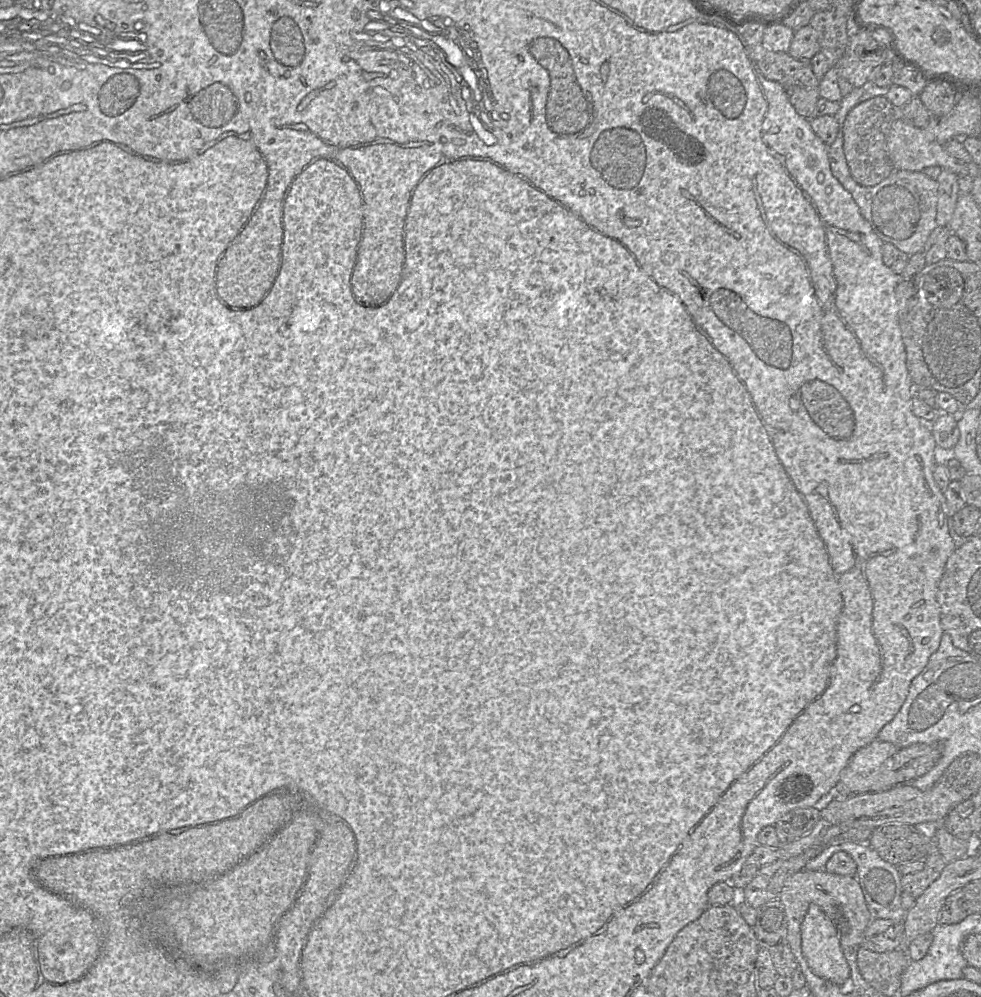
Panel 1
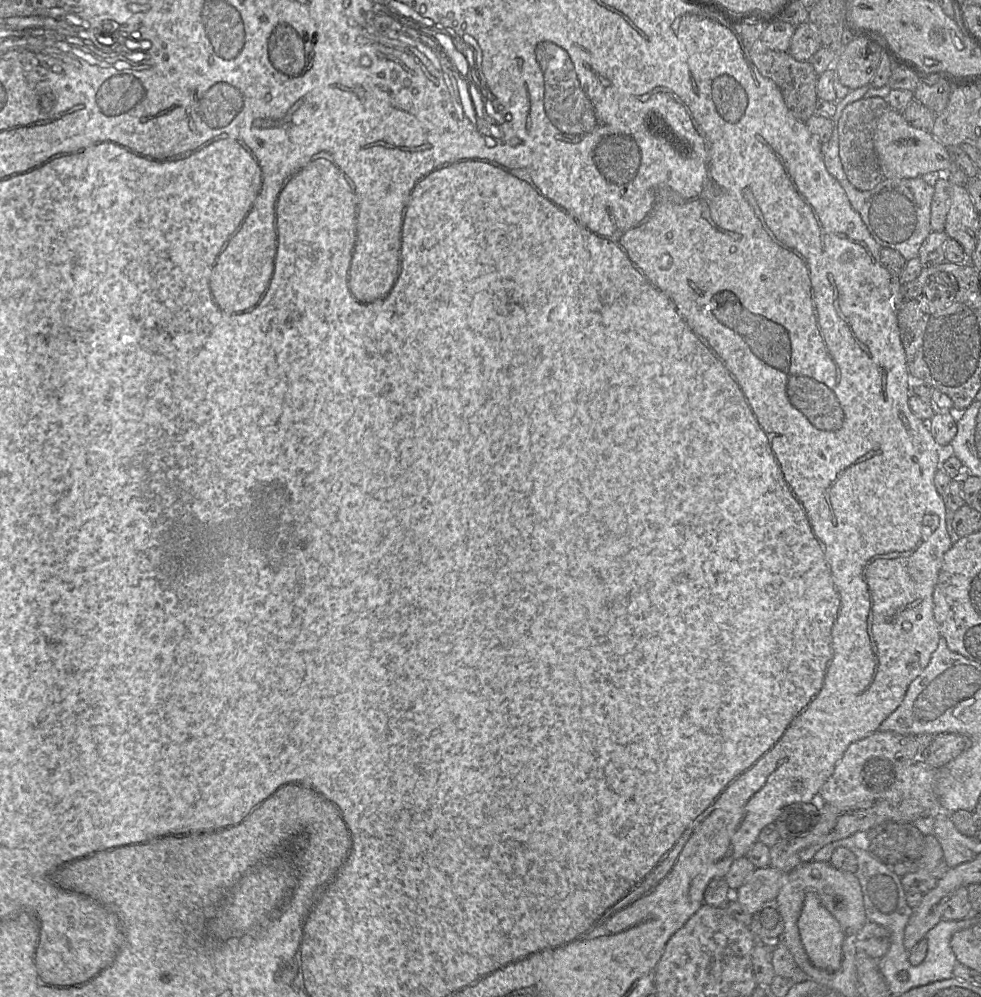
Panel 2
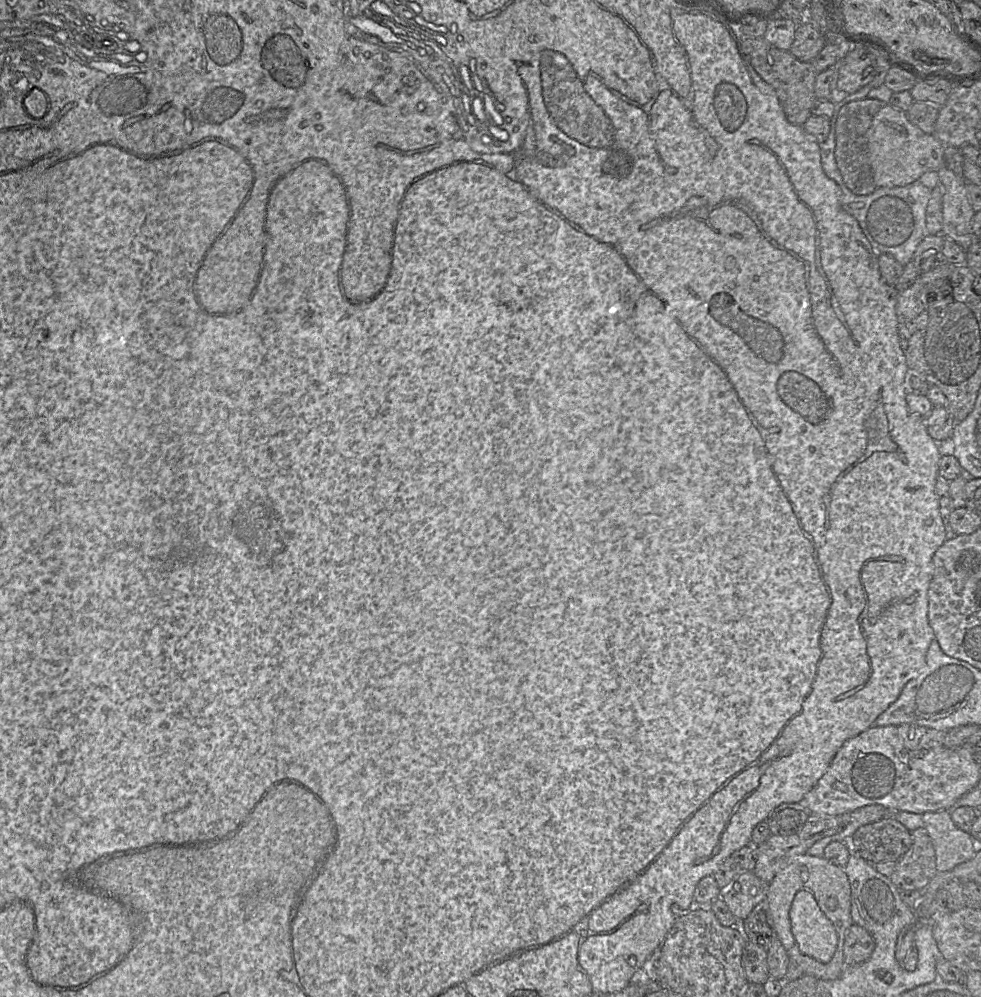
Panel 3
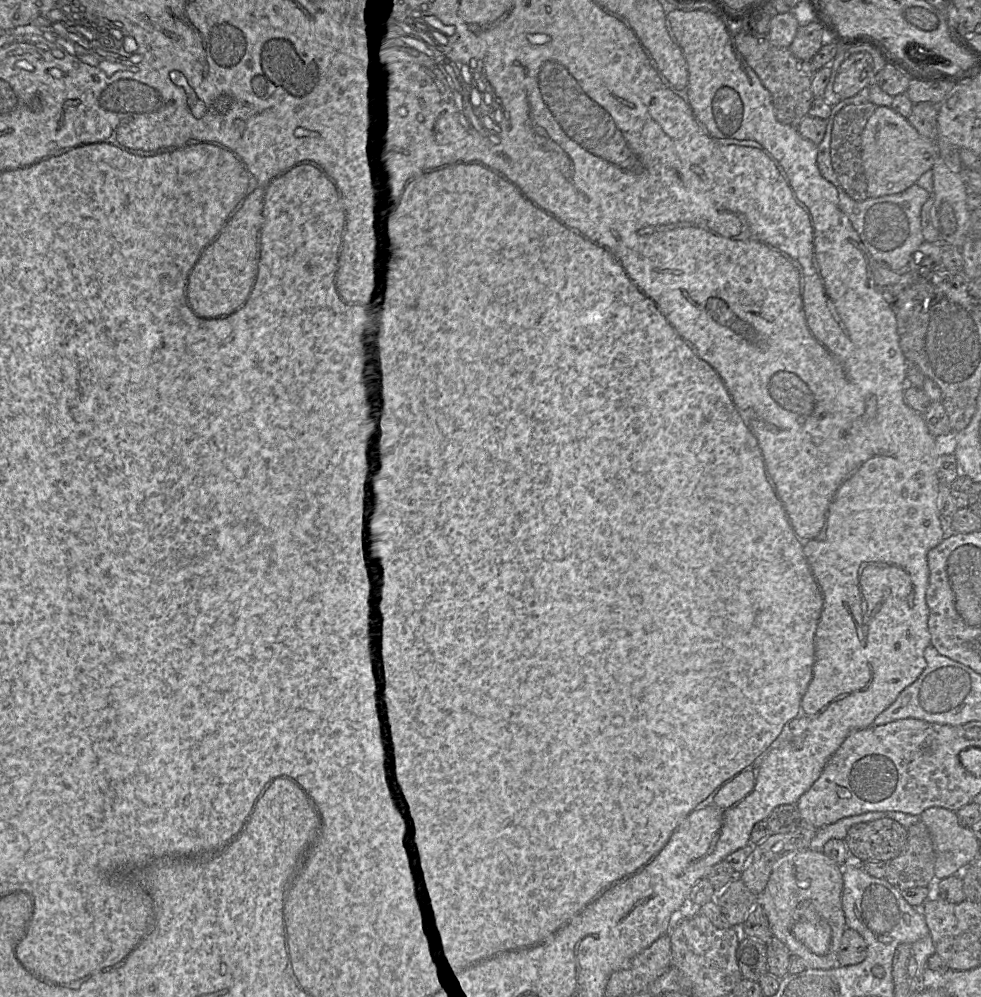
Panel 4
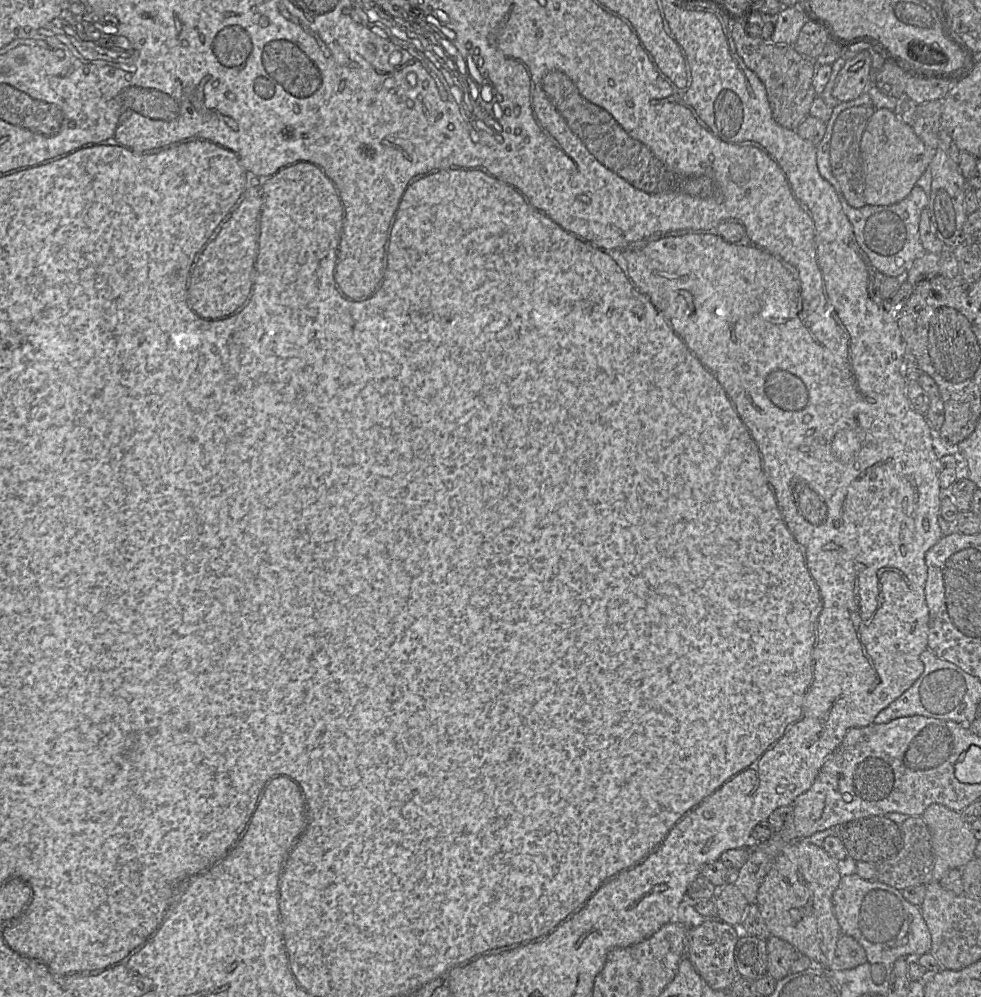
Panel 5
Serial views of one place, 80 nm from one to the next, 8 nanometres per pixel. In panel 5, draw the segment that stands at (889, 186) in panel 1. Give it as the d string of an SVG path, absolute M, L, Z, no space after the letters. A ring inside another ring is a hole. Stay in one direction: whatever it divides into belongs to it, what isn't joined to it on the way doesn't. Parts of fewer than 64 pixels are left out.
M867 91L854 100L839 103L832 109L832 115L826 123L824 137L816 147L817 168L820 175L834 188L843 212L853 227L856 241L867 255L873 268L886 276L903 278L911 264L926 252L920 241L919 222L923 209L928 205L929 196L915 185L907 197L892 205L871 206L865 204L861 208L853 208L847 203L838 181L832 174L830 166L830 139L838 115L842 111L855 106L873 106Z

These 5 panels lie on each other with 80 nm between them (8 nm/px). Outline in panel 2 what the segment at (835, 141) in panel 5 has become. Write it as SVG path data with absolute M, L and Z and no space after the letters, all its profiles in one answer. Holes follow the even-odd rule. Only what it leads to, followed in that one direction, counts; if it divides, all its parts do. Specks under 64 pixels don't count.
M881 97L862 98L848 104L838 120L841 164L849 182L858 190L871 190L884 179L874 150L873 138L879 118L888 109L888 103Z

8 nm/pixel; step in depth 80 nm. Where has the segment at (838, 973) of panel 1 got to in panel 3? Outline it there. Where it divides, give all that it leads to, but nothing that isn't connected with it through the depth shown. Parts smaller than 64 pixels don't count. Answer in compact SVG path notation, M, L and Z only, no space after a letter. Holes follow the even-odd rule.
M812 893L796 894L790 909L790 924L795 942L804 955L822 963L831 961L837 948L837 933Z

